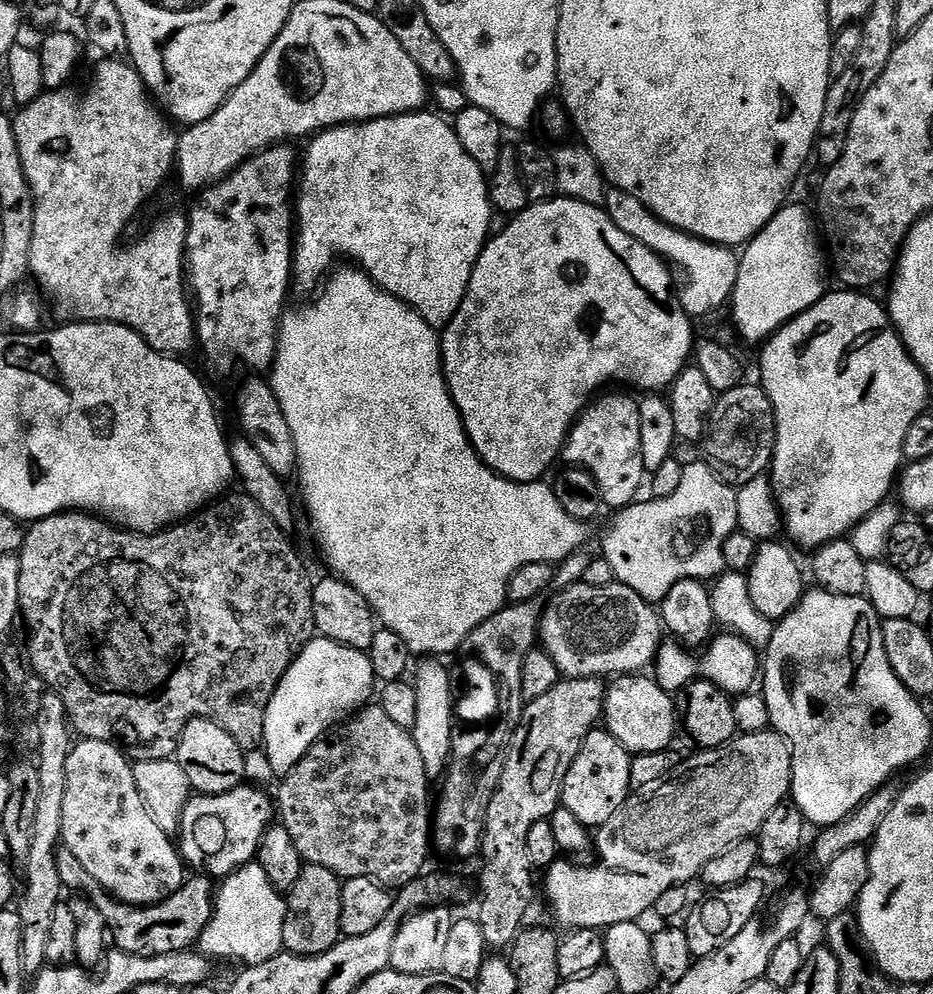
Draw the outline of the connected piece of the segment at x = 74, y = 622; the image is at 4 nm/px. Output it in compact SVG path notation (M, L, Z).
M243 494L232 496L229 500L224 499L217 499L195 518L189 518L155 534L129 532L79 510L65 510L56 516L48 516L45 520L37 520L25 531L24 544L18 553L18 590L22 624L28 627L26 660L31 671L35 675L37 672L48 683L47 687L62 698L71 727L81 737L115 744L125 756L136 762L170 760L175 757L180 735L188 723L192 720L214 720L223 724L244 753L263 749L264 723L270 698L296 655L317 635L312 601L314 584L311 579L308 581L303 558L284 537L287 536L285 529L279 528L274 518L270 518L270 514L262 510L262 506L258 506L258 502Z

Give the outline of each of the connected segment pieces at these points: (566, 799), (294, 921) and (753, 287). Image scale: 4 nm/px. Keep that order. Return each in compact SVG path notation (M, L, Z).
M593 730L582 742L566 774L560 795L562 807L570 810L570 814L574 814L574 818L578 818L578 822L582 822L585 828L601 828L618 814L633 791L631 769L632 756L622 746L622 742L618 742L618 738L614 738L607 730Z
M304 864L301 874L292 889L286 893L286 918L282 938L284 947L294 956L317 956L330 950L342 938L340 919L342 918L342 881L335 876L326 866L317 864Z
M791 204L781 208L775 218L748 241L739 257L740 269L730 309L737 330L748 340L767 341L773 332L810 310L810 306L826 295L826 252L813 213L811 216L806 209Z

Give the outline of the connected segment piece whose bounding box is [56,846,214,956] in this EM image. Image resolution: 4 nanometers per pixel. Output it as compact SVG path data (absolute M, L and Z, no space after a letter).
M61 846L56 852L58 862L58 878L65 889L72 894L92 901L98 908L98 914L106 922L110 940L119 951L126 954L138 954L139 956L157 956L158 954L174 954L195 949L200 942L200 936L206 930L206 926L212 917L214 907L214 884L209 877L200 874L192 880L185 879L184 884L170 898L166 898L157 904L137 906L135 904L123 904L103 888L88 871L78 857L70 854L70 850Z

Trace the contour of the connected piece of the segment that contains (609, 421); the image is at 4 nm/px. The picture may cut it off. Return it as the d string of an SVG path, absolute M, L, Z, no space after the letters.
M603 396L593 399L576 417L564 441L562 460L565 465L586 469L600 488L601 501L612 510L619 510L639 497L636 495L640 492L640 483L646 480L642 438L638 435L638 403L628 396Z

